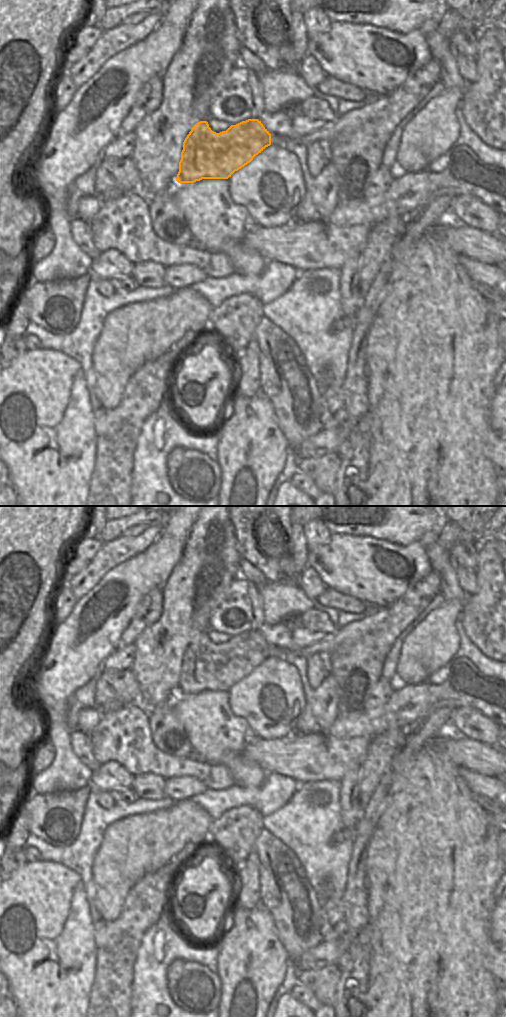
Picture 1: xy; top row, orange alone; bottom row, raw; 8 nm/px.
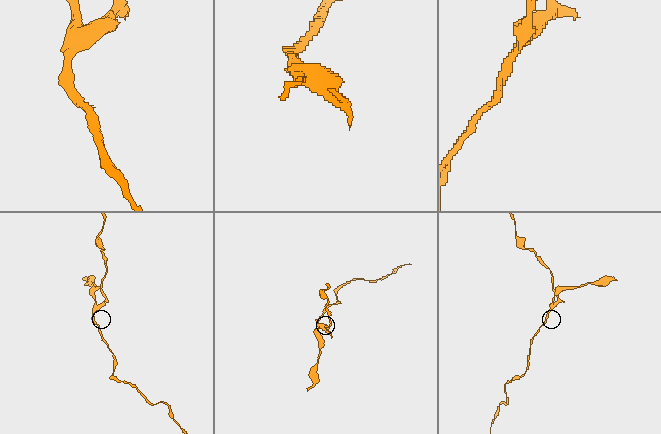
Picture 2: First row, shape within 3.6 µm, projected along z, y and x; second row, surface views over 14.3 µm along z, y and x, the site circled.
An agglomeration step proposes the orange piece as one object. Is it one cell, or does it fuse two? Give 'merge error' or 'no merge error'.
merge error

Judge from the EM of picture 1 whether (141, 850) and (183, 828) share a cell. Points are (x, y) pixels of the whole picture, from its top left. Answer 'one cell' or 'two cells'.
one cell

